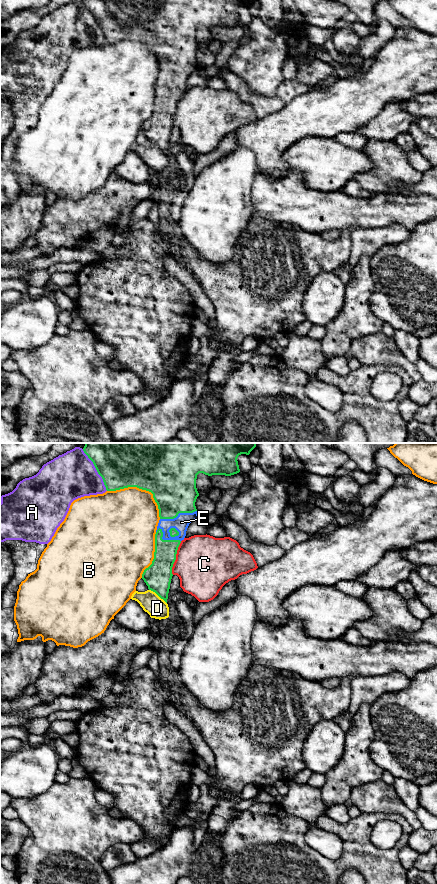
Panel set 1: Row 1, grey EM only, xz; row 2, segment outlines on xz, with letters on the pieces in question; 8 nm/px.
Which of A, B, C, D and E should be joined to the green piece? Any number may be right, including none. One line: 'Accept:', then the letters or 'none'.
Accept: E

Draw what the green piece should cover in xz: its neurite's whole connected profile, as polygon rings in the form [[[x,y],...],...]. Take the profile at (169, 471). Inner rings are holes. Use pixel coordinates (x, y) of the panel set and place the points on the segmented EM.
[[[85,443],[84,453],[93,462],[102,477],[107,491],[116,491],[128,487],[137,487],[149,491],[159,509],[159,523],[155,534],[155,552],[152,564],[142,574],[148,589],[155,592],[167,603],[172,567],[176,560],[178,547],[186,536],[189,524],[199,520],[195,502],[199,493],[196,479],[199,473],[208,476],[231,476],[240,472],[237,458],[241,454],[249,455],[257,443]]]

